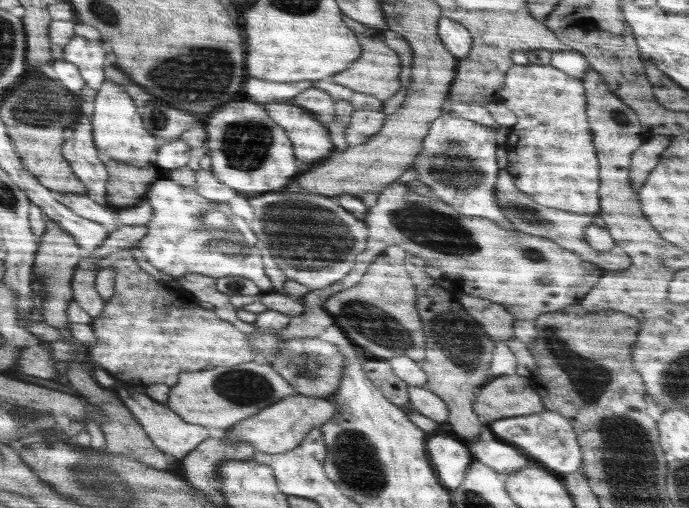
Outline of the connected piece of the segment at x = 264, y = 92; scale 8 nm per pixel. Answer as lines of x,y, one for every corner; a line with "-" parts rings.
259,78
246,80
248,80
244,86
246,94
250,96
250,100
254,100
263,106
266,102
284,102
288,98
294,98
296,94
304,92
314,83
310,80
302,80
302,82
268,82

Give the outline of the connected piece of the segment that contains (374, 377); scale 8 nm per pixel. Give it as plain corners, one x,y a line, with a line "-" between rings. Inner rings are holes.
370,357
364,361
362,370
366,373
368,380
373,382
392,404
402,407
409,402
407,391
409,384
393,373
388,359
372,360

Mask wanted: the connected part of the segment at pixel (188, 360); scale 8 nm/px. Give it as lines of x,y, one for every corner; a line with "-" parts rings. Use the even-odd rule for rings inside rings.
123,249
104,258
99,258
96,265
96,273
100,270
112,268
114,270
115,289
113,295
105,302
102,314
91,322
94,334
98,342
89,352
89,358
97,363
97,367
105,369
114,378
124,382
138,382
138,384
176,384
178,374
182,372
196,372
202,368
233,367
243,362
254,361
256,351
248,345
247,335
236,326
232,326
226,320
220,320
214,316
215,312
200,308
198,300
192,298
191,293
184,289
170,289
150,274
142,271
136,264
130,250

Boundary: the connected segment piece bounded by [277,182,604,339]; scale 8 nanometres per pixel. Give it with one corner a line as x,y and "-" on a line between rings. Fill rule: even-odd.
406,182
392,184
396,184
396,186
390,186
390,188
394,188
392,194
386,194
386,190
382,190
380,196
378,196
378,202
374,206
374,214
372,214
372,208
370,208
366,218
364,218
364,222
370,228
370,236
368,236
368,244
366,244
368,252
358,254
358,260
356,260
352,272
346,278
342,278
338,284
330,284
330,288
322,288
322,290
314,290
314,292
304,294
302,296
304,312
300,316
294,316
292,322
288,324
288,328
277,332
279,337
283,339
314,338
318,337
322,330
332,326
332,322
334,322
332,316
322,308
326,298
330,298
330,296
334,296
334,294
358,284
360,278
364,276
368,264
378,254
382,254
388,246
402,246
408,254
414,254
414,256
430,260
430,264
440,268
450,282
456,282
456,280
474,282
476,280
476,284
472,286
472,288
476,288
475,296
502,305
516,319
534,321
537,316
575,305
604,276
602,268
598,268
592,262
588,264
586,260
582,260
578,254
574,254
570,250
562,250
552,240
544,240
544,238
538,238
538,236
528,236
528,234
522,234
522,232
506,232
500,226
492,224
490,220
482,220
482,217
466,218
458,215
456,210
452,210
454,207
450,207
450,205
442,203
440,200
434,200
434,196
424,197
417,192
408,192
406,190

